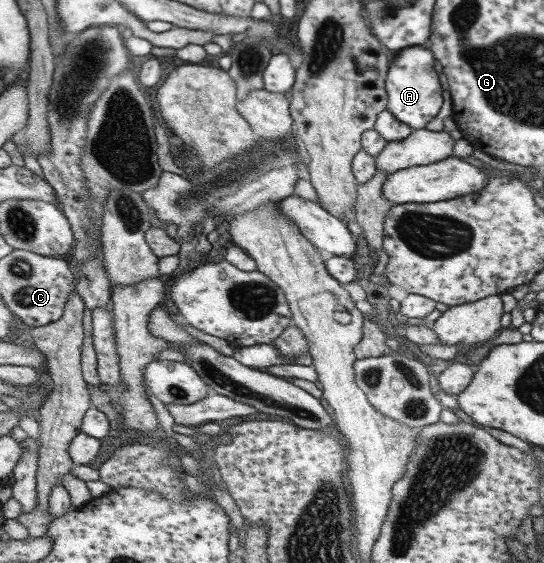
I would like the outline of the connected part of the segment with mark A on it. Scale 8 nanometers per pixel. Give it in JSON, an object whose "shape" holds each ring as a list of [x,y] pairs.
{"shape":[[[423,45],[406,47],[396,52],[393,65],[389,68],[386,80],[386,93],[389,96],[389,104],[386,110],[394,116],[395,120],[406,124],[411,130],[425,128],[426,124],[438,114],[442,96],[436,72],[432,70],[434,56]]]}

